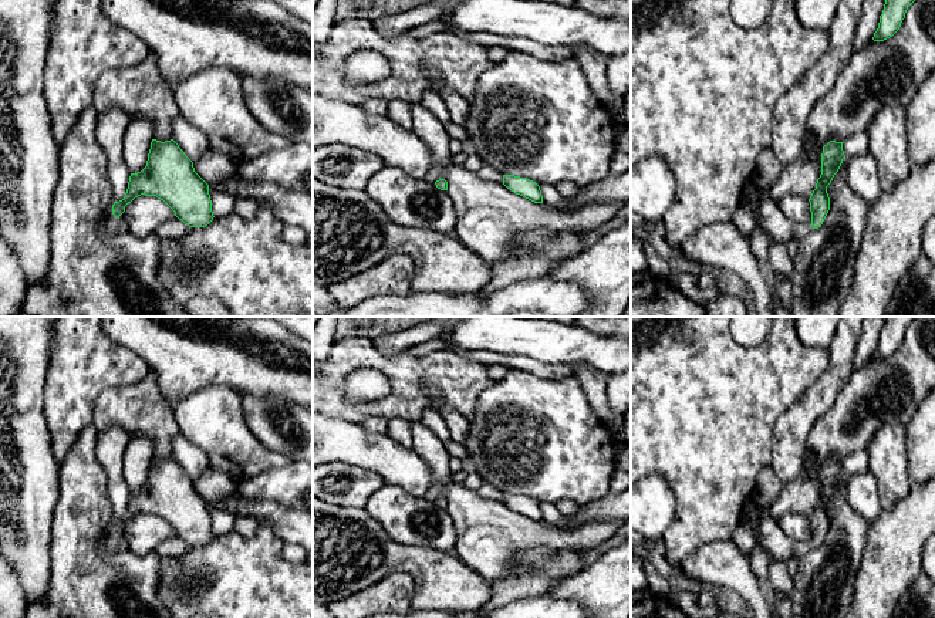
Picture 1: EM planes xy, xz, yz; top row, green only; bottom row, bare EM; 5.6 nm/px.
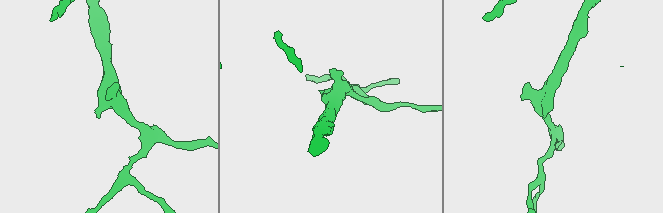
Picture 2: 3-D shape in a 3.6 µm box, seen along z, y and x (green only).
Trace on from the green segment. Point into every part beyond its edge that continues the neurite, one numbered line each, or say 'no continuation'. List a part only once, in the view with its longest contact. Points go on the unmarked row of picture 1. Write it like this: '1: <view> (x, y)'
1: xy (114, 543)

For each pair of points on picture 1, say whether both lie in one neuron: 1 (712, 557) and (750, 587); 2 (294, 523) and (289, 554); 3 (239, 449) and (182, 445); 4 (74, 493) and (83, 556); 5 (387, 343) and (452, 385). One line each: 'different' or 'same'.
1: same
2: different
3: different
4: same
5: different

